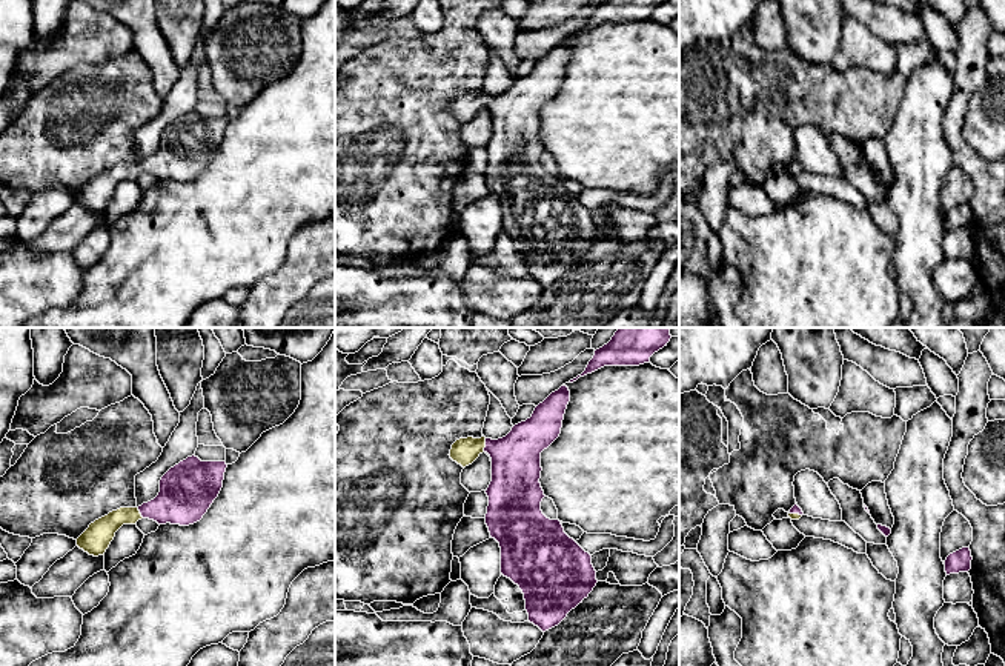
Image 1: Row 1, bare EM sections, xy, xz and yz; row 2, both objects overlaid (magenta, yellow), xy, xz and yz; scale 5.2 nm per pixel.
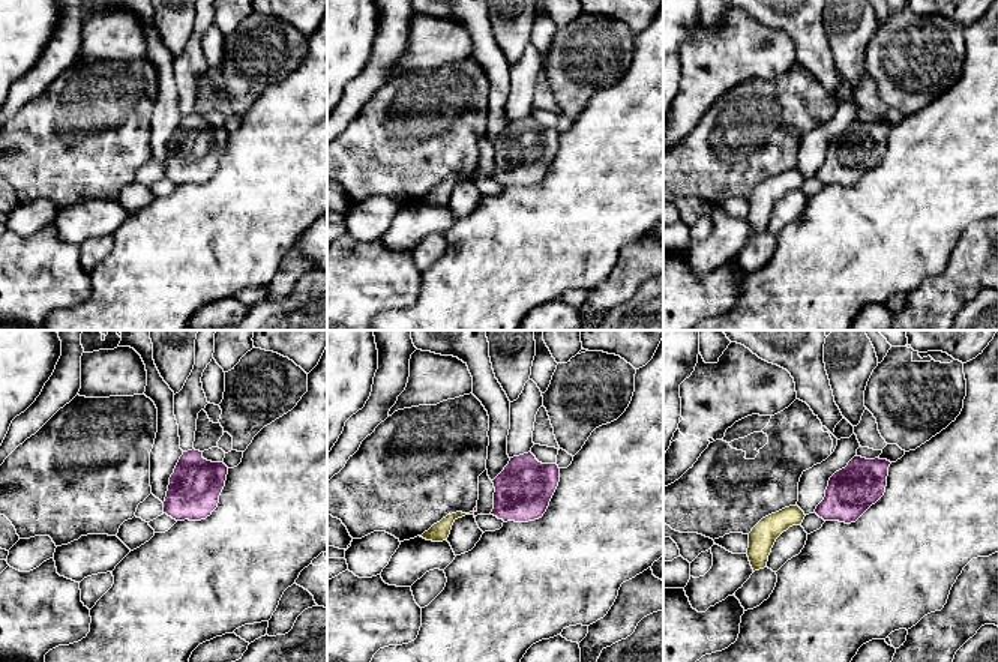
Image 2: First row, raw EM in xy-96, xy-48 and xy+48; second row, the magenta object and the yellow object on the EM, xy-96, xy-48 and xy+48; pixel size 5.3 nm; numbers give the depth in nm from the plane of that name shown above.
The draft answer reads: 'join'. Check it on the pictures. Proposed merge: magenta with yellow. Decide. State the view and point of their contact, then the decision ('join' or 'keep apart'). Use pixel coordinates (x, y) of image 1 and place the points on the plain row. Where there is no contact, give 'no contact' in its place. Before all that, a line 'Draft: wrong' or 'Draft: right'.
Draft: right
meets magenta in xz at (486, 100); join

